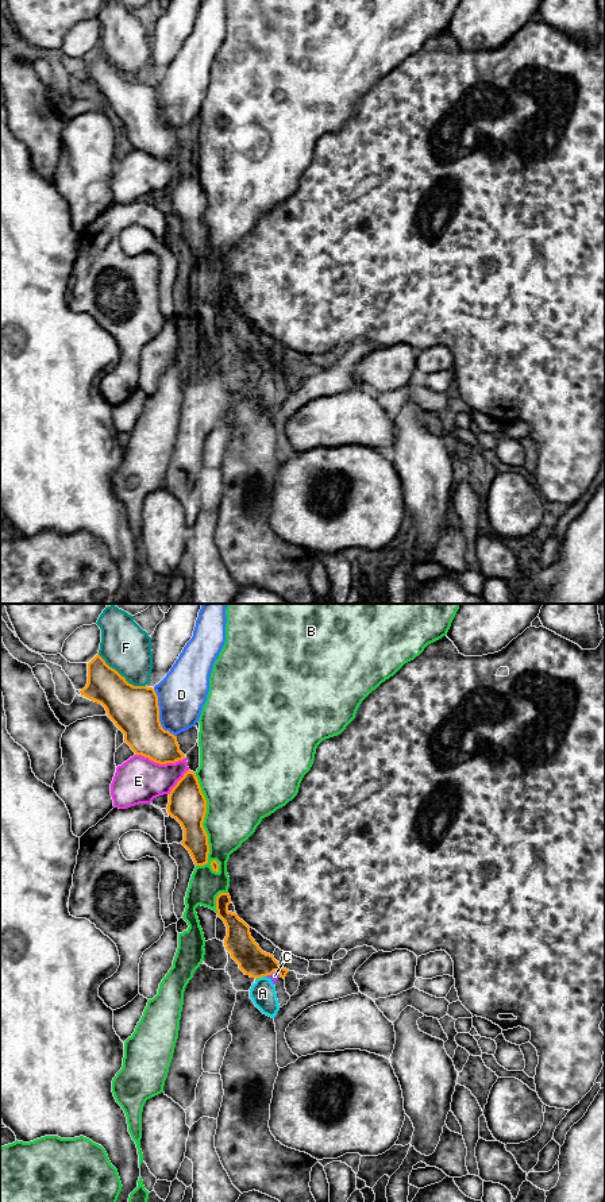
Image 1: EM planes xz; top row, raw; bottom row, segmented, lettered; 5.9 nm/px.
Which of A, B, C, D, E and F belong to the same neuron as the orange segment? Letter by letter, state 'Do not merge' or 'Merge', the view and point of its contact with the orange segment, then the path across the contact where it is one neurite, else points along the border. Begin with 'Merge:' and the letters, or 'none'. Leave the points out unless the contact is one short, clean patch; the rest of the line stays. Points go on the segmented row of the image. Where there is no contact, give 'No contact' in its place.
Merge: none
A: Do not merge. Touches orange at xz (259, 977)
B: Do not merge. Touches orange at xz (201, 824)
C: Do not merge. Touches orange at xz (273, 971). Boundary: xz (280, 974), (273, 971), (266, 977)
D: Do not merge. Touches orange at xz (158, 715). Boundary: xz (153, 689), (157, 696), (160, 724), (176, 736)
E: Do not merge. Touches orange at xz (161, 763). Boundary: xz (135, 754), (160, 763), (174, 763), (185, 758)
F: Do not merge. Touches orange at xz (120, 675)

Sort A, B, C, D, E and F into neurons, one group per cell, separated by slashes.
A C / B / D / E / F

